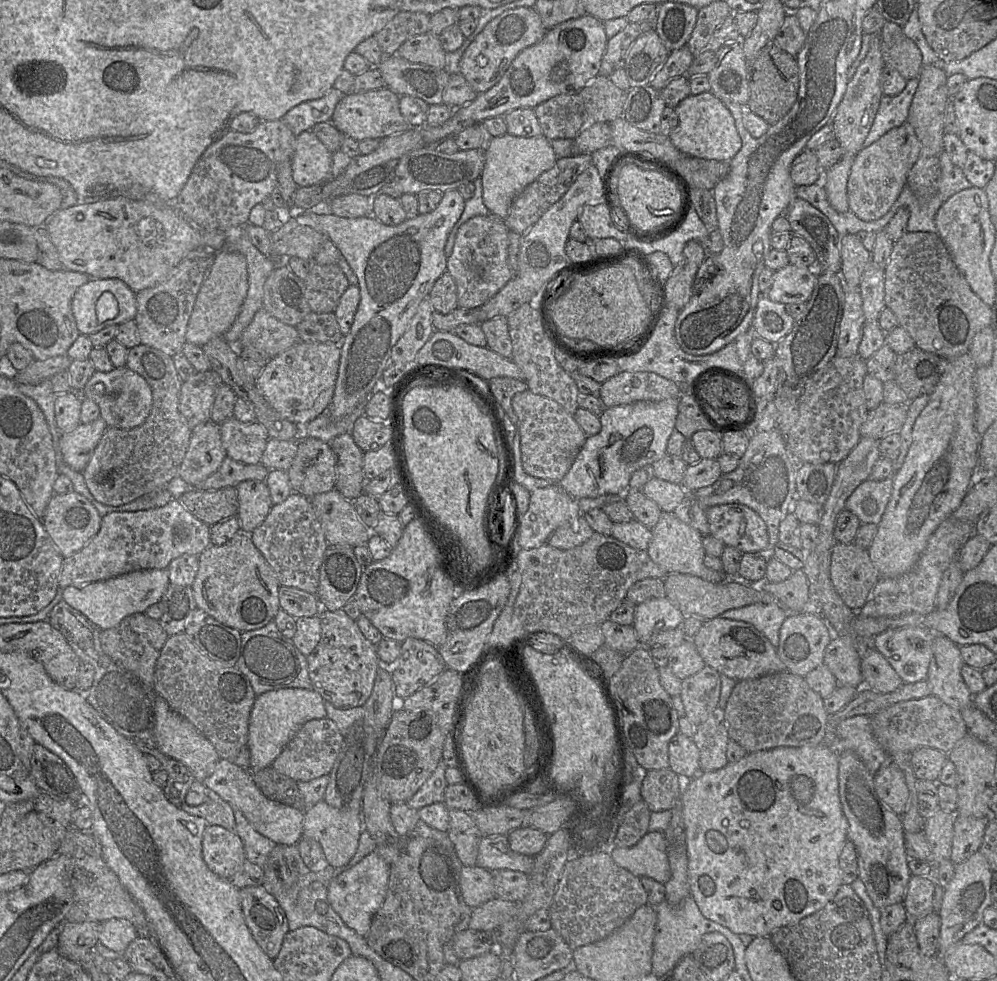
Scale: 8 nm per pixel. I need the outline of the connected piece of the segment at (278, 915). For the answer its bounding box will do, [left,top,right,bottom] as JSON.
[239,885,290,960]

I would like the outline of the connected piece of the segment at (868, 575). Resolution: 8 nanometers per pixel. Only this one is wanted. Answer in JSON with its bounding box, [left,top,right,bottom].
[830,542,879,611]

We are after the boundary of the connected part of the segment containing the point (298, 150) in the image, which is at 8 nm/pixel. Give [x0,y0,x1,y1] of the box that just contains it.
[291,130,332,187]

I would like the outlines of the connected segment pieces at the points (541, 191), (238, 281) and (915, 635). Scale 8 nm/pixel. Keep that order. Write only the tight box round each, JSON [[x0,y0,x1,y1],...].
[[504,154,591,235],[186,251,248,347],[871,626,934,684]]

